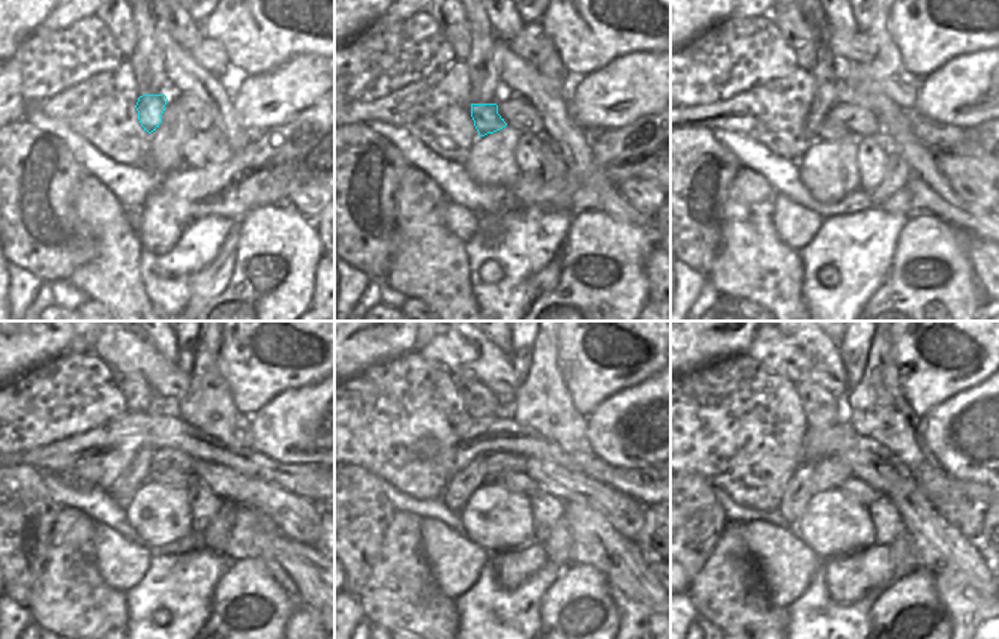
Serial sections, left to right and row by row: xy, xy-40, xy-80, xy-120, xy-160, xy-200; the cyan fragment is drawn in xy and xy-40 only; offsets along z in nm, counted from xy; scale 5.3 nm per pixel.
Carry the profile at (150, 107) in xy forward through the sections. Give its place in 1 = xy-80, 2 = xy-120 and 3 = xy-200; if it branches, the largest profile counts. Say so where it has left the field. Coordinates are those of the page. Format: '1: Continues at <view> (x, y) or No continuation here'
1: Continues at xy-80 (830, 129)
2: Continues at xy-120 (174, 477)
3: Continues at xy-200 (854, 488)

